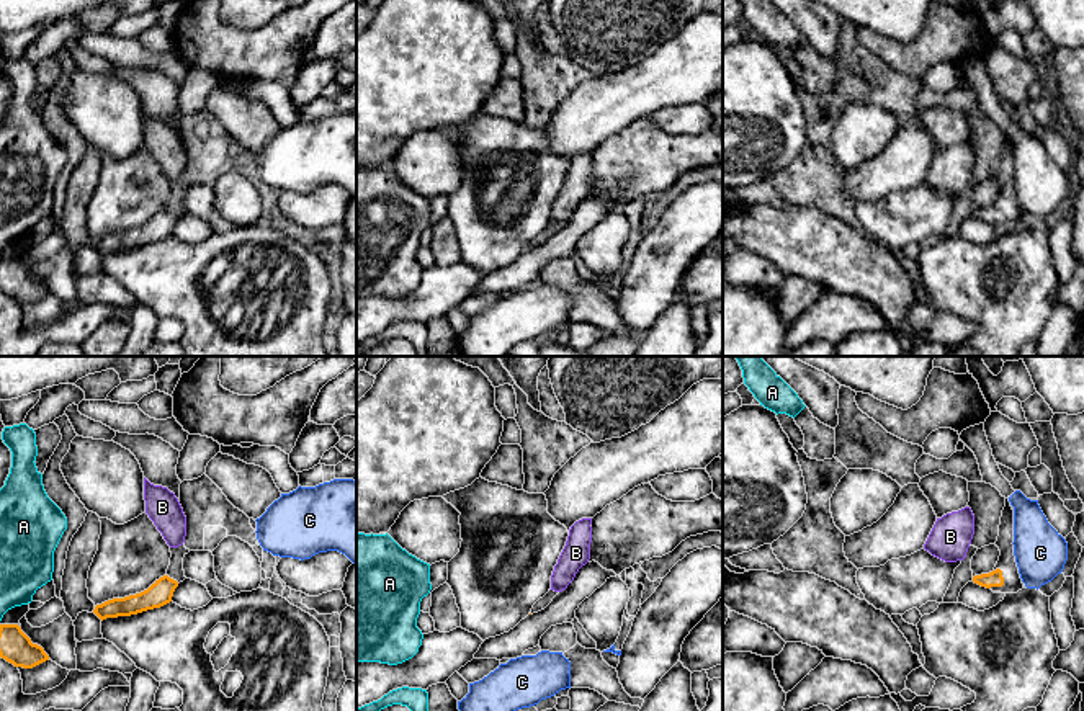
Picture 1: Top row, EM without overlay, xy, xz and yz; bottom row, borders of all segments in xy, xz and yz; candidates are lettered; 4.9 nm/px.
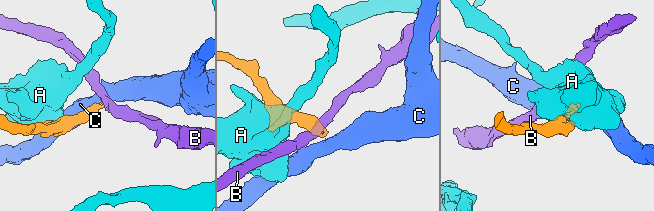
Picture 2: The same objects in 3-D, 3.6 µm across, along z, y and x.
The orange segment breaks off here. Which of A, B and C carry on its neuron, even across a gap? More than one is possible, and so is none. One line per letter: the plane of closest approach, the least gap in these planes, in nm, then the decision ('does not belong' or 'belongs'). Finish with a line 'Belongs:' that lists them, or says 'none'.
A: nearest in xy; 20 nm apart; does not belong
B: nearest in yz; 100 nm apart; does not belong
C: nearest in yz; 80 nm apart; does not belong
Belongs: none

